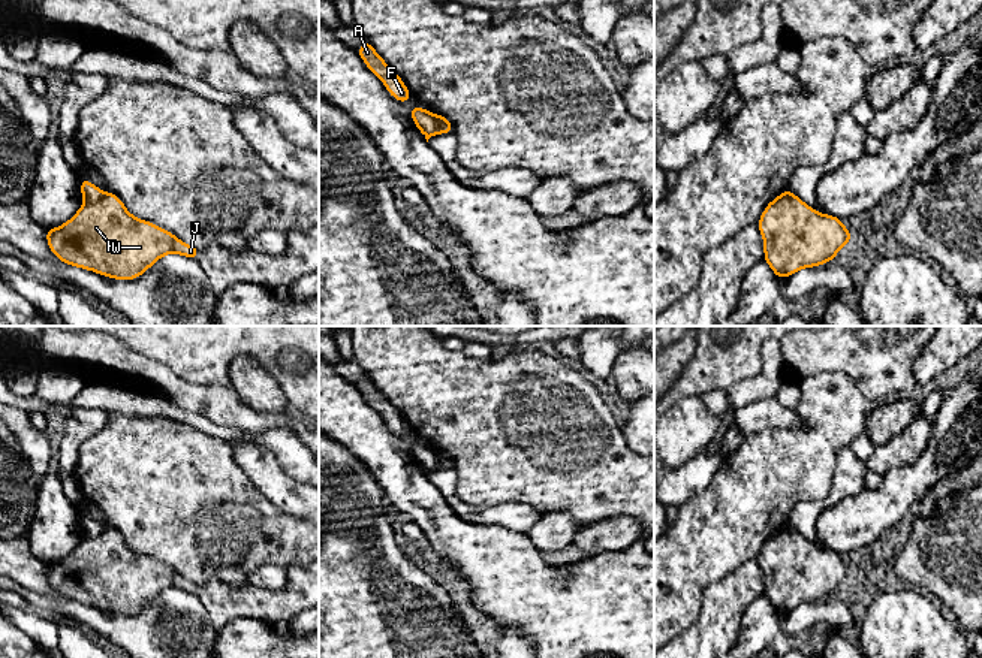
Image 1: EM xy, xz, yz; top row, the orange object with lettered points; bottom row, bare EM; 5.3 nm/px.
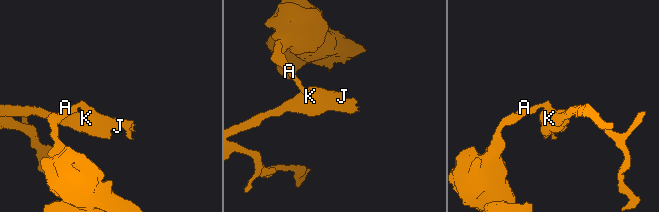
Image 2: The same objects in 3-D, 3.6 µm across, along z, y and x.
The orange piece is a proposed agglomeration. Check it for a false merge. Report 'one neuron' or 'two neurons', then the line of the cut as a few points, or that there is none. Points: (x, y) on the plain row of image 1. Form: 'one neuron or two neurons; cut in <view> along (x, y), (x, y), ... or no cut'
two neurons; cut in xz along (430, 449), (434, 453), (434, 465), (424, 470)

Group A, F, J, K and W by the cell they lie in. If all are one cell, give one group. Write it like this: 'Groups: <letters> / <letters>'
Groups: A F / J K W

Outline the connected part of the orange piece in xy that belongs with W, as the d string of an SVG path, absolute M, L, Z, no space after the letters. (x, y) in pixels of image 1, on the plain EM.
M111 526L84 538L69 556L45 570L49 585L63 598L124 616L145 609L166 589L196 595L201 586L166 564L132 550Z

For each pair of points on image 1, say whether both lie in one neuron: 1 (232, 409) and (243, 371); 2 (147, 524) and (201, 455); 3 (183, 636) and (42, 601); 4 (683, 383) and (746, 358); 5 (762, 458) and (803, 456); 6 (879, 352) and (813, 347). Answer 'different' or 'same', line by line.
1: different
2: same
3: same
4: same
5: same
6: same

